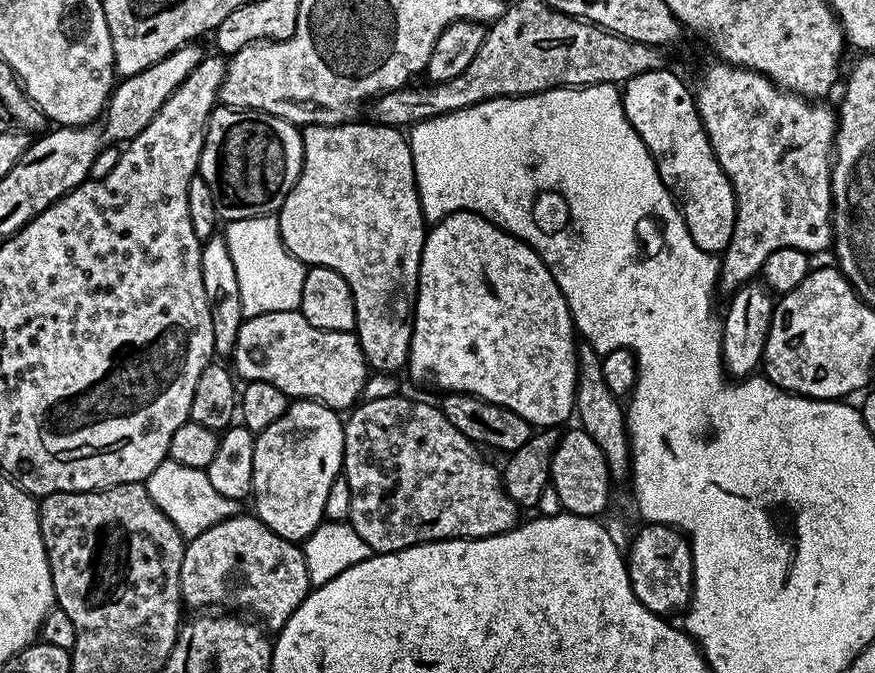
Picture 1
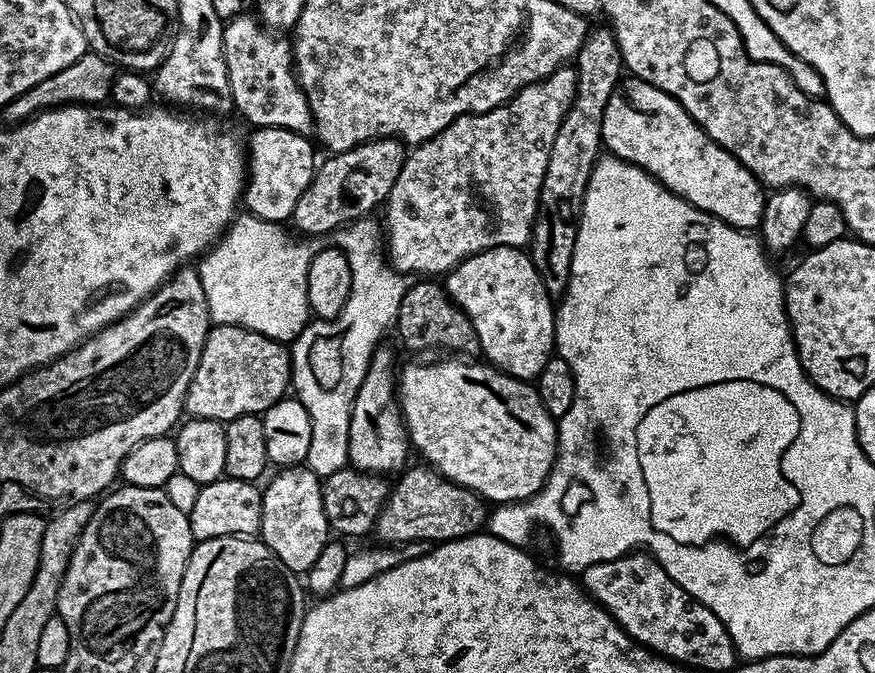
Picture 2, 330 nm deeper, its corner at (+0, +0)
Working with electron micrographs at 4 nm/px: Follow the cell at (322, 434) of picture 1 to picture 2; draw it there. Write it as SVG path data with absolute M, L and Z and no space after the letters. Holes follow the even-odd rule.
M307 466L280 468L277 473L277 476L274 477L268 485L263 485L262 488L264 497L262 498L262 522L260 523L259 535L262 537L264 545L266 545L288 569L297 574L306 574L310 570L310 566L314 566L314 562L318 559L318 554L322 554L322 546L327 544L330 539L328 519L326 518L324 507L322 506L322 480L321 477L315 476Z

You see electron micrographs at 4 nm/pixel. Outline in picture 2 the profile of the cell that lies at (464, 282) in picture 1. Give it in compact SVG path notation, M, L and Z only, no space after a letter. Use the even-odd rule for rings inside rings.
M491 248L485 252L476 252L447 273L446 287L452 301L470 318L470 322L474 322L480 352L488 355L485 356L487 363L499 368L507 376L535 381L548 359L554 355L556 312L553 297L548 295L546 286L542 286L542 278L531 255L519 248Z

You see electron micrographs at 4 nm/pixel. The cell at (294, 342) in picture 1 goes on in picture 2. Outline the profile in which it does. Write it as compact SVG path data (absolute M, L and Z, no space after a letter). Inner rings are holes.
M218 324L208 329L208 337L202 346L202 358L198 362L198 370L194 370L194 378L190 382L190 390L184 399L184 412L189 417L202 420L218 420L227 422L239 416L262 414L274 402L285 399L292 378L292 357L287 347L283 348L280 340L272 340L269 336L258 334L238 324Z

